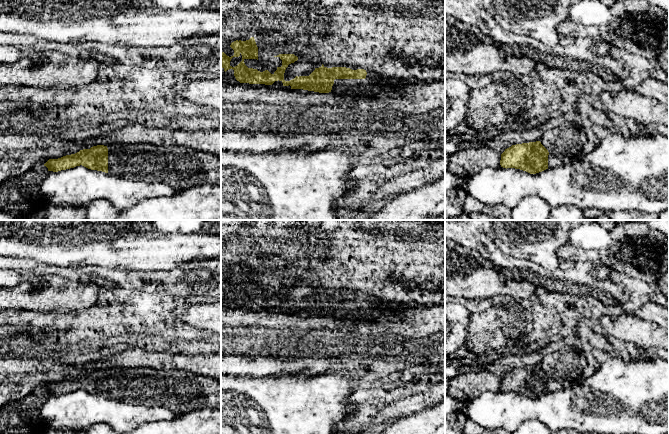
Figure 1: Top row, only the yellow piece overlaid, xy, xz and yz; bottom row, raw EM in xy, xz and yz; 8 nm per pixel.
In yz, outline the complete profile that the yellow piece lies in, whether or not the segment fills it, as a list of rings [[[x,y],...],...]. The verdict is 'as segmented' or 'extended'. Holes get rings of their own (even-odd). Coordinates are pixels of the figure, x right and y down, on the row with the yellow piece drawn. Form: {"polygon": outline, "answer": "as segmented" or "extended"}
{"polygon": [[[540,141],[512,145],[501,154],[503,168],[515,168],[530,174],[563,164],[562,159],[550,154]]], "answer": "extended"}

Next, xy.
{"polygon": [[[120,143],[106,146],[97,145],[58,159],[49,159],[44,164],[44,166],[48,168],[48,171],[53,172],[80,165],[91,170],[102,171],[121,178],[129,178],[149,183],[166,183],[170,185],[175,192],[200,185],[217,184],[221,186],[221,158],[219,156],[177,145],[165,146]]], "answer": "extended"}

